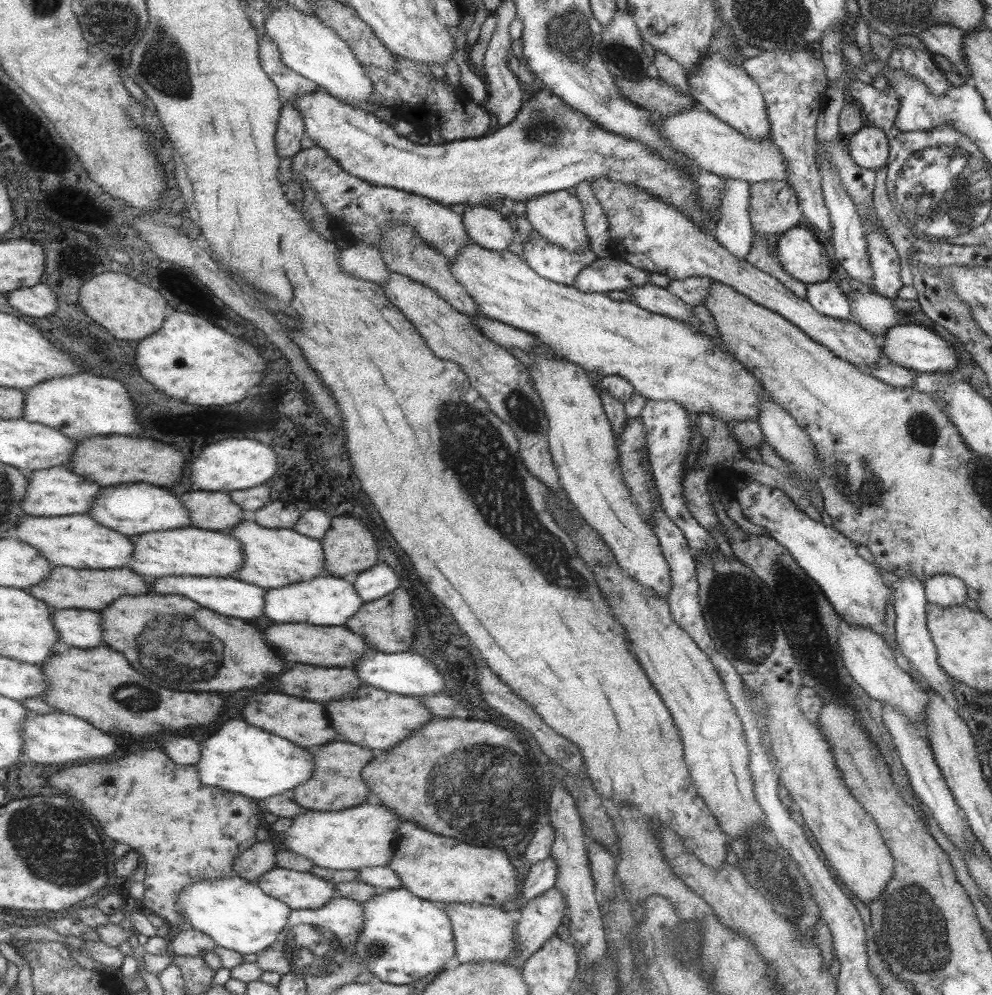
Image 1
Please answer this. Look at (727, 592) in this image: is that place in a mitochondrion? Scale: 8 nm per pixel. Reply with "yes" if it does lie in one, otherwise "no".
yes

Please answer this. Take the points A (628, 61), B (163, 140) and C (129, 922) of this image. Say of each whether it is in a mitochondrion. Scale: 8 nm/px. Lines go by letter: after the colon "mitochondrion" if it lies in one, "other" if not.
A: mitochondrion
B: other
C: other

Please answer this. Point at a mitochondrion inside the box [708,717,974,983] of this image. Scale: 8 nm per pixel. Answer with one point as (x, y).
(911, 910)

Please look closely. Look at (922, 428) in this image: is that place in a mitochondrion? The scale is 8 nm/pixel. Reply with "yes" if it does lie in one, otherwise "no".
yes

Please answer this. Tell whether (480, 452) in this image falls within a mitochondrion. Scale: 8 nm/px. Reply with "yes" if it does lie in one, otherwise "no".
yes

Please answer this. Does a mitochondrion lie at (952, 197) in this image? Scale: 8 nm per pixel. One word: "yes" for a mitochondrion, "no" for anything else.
yes

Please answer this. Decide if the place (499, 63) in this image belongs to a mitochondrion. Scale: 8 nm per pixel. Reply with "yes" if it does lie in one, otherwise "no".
no

